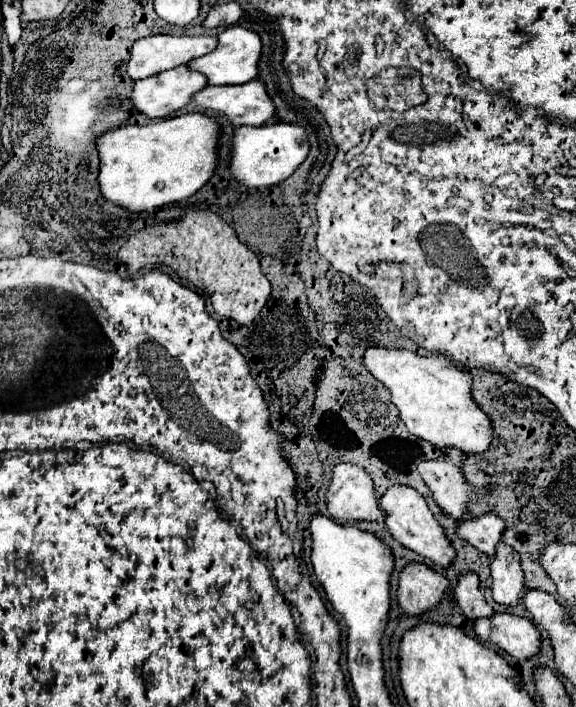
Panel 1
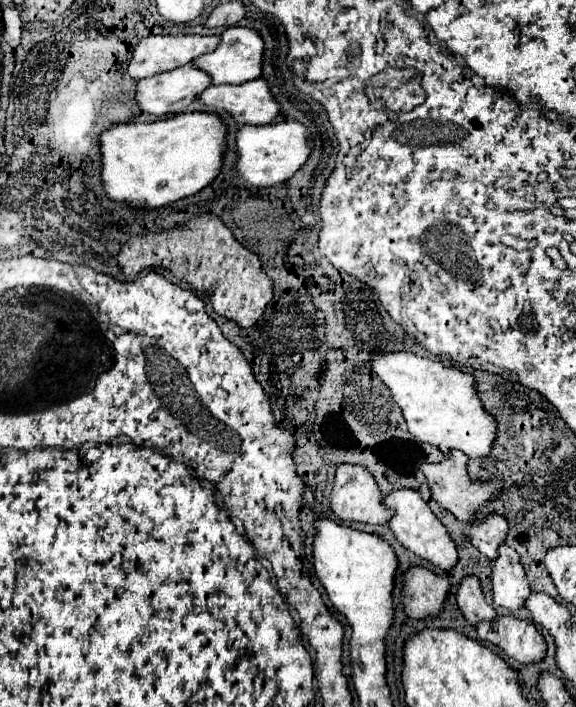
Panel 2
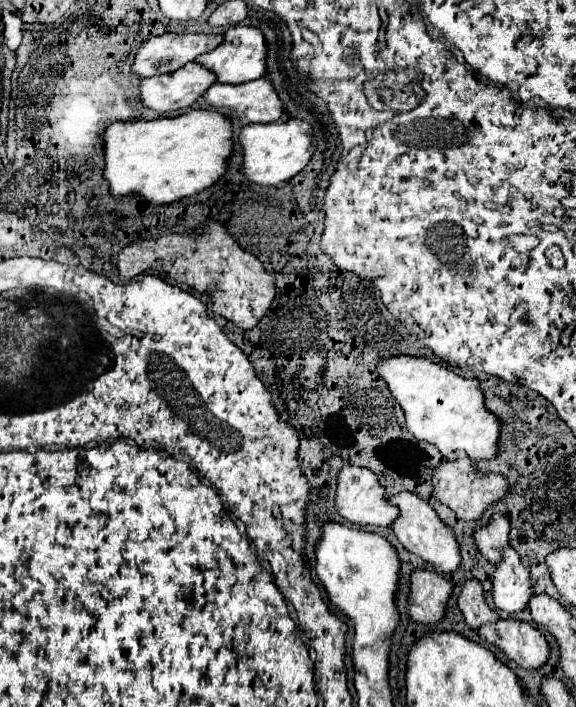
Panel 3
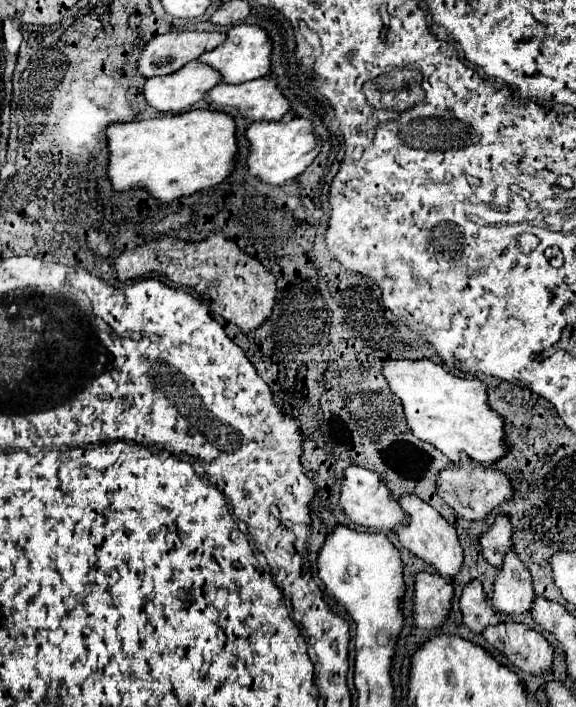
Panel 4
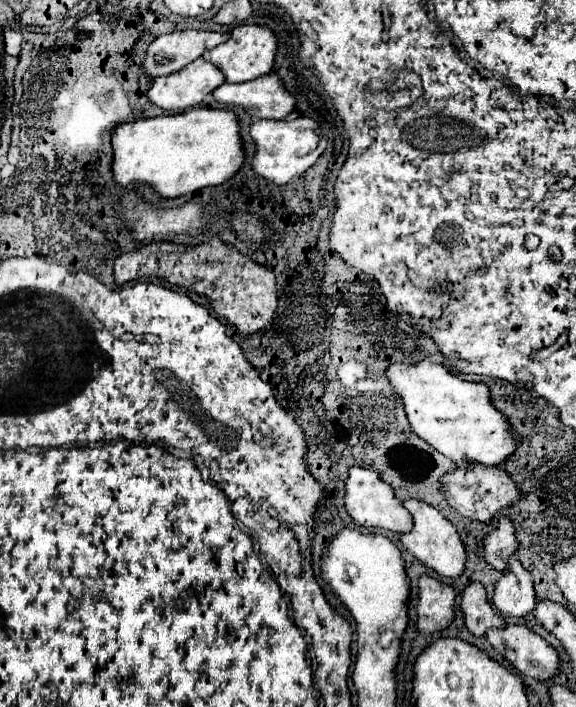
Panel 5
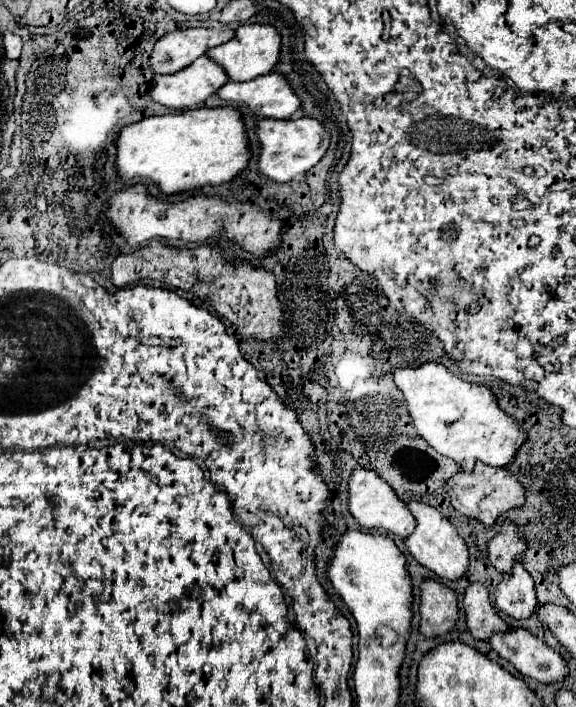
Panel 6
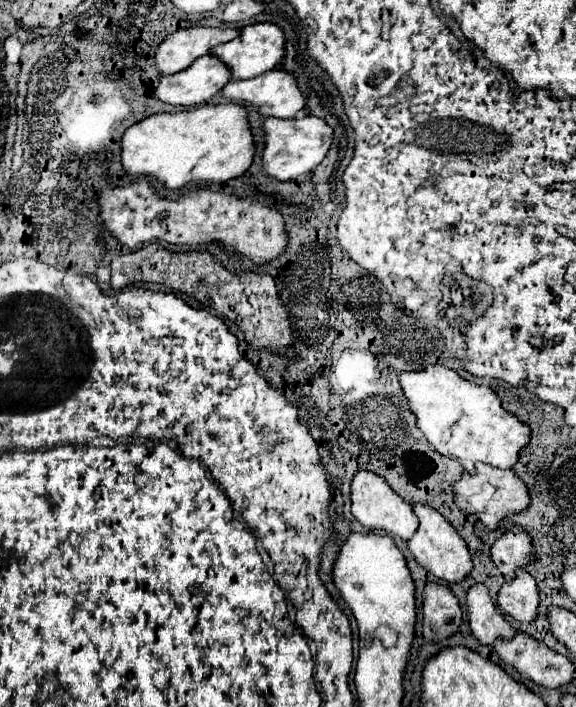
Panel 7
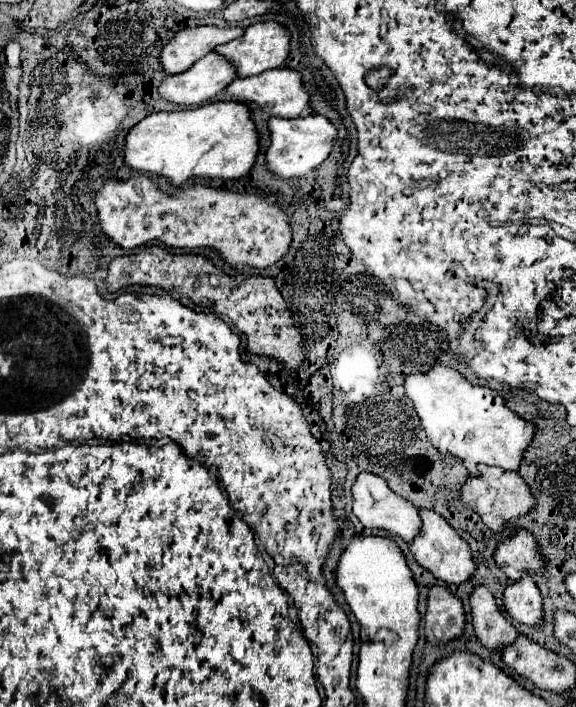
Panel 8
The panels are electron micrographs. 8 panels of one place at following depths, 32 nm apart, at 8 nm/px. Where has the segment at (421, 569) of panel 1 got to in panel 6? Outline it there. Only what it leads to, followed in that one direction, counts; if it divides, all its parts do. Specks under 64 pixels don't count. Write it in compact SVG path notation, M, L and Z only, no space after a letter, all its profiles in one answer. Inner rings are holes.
M432 578L420 586L420 632L426 638L440 636L454 628L458 620L456 592Z

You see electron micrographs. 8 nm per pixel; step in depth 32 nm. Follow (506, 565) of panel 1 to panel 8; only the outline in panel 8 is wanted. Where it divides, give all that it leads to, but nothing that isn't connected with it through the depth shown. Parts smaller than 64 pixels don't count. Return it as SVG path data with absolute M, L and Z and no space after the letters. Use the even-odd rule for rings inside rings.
M524 574L518 582L512 582L502 592L502 606L520 624L540 624L542 622L542 598L532 576Z

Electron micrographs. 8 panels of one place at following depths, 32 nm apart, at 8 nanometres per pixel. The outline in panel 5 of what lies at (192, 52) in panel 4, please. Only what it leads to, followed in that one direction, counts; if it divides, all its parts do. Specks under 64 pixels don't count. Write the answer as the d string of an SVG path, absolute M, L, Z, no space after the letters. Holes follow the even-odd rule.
M174 30L158 36L150 46L142 62L142 70L150 76L174 74L186 64L200 58L206 50L216 48L228 40L228 32L204 32L204 30Z

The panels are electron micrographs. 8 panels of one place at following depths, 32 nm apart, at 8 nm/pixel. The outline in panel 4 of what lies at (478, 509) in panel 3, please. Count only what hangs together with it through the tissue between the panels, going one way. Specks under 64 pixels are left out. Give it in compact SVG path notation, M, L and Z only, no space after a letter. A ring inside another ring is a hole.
M460 456L458 464L450 464L444 470L440 470L436 478L436 494L458 512L464 520L484 520L484 516L500 506L504 500L512 498L512 486L508 476L496 472L496 470L484 470L480 464L472 462L468 456ZM472 464L474 464L474 482L472 482Z

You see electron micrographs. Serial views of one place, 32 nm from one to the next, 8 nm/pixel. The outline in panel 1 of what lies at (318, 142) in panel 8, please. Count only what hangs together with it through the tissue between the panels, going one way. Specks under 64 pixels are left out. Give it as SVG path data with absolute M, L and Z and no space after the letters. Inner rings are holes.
M268 124L268 126L240 126L234 128L232 134L232 152L230 152L230 166L228 172L236 182L246 188L264 188L264 186L278 186L284 182L308 156L308 138L304 128L298 124Z

